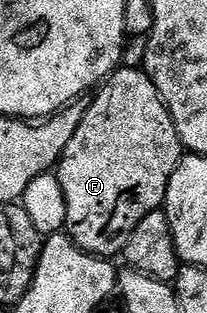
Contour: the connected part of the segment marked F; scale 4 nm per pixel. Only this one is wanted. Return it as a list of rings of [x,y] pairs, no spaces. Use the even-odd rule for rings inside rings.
[[[142,68],[116,69],[90,98],[85,119],[81,119],[81,127],[77,127],[57,166],[57,176],[65,195],[65,232],[71,242],[94,257],[111,259],[114,253],[115,256],[122,254],[129,235],[133,235],[133,227],[166,202],[169,179],[184,153],[177,127],[149,75]]]

